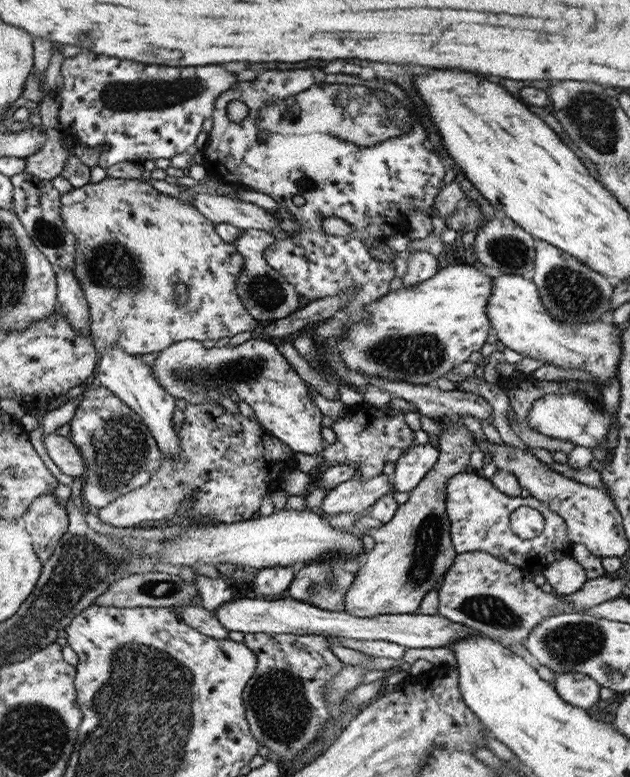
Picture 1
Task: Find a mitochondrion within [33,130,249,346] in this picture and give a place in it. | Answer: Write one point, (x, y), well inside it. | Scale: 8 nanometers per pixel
(114, 266)

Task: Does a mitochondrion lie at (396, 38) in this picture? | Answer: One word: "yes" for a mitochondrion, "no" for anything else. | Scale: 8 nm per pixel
no

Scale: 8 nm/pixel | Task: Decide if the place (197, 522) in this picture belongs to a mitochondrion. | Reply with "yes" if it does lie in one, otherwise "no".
no

